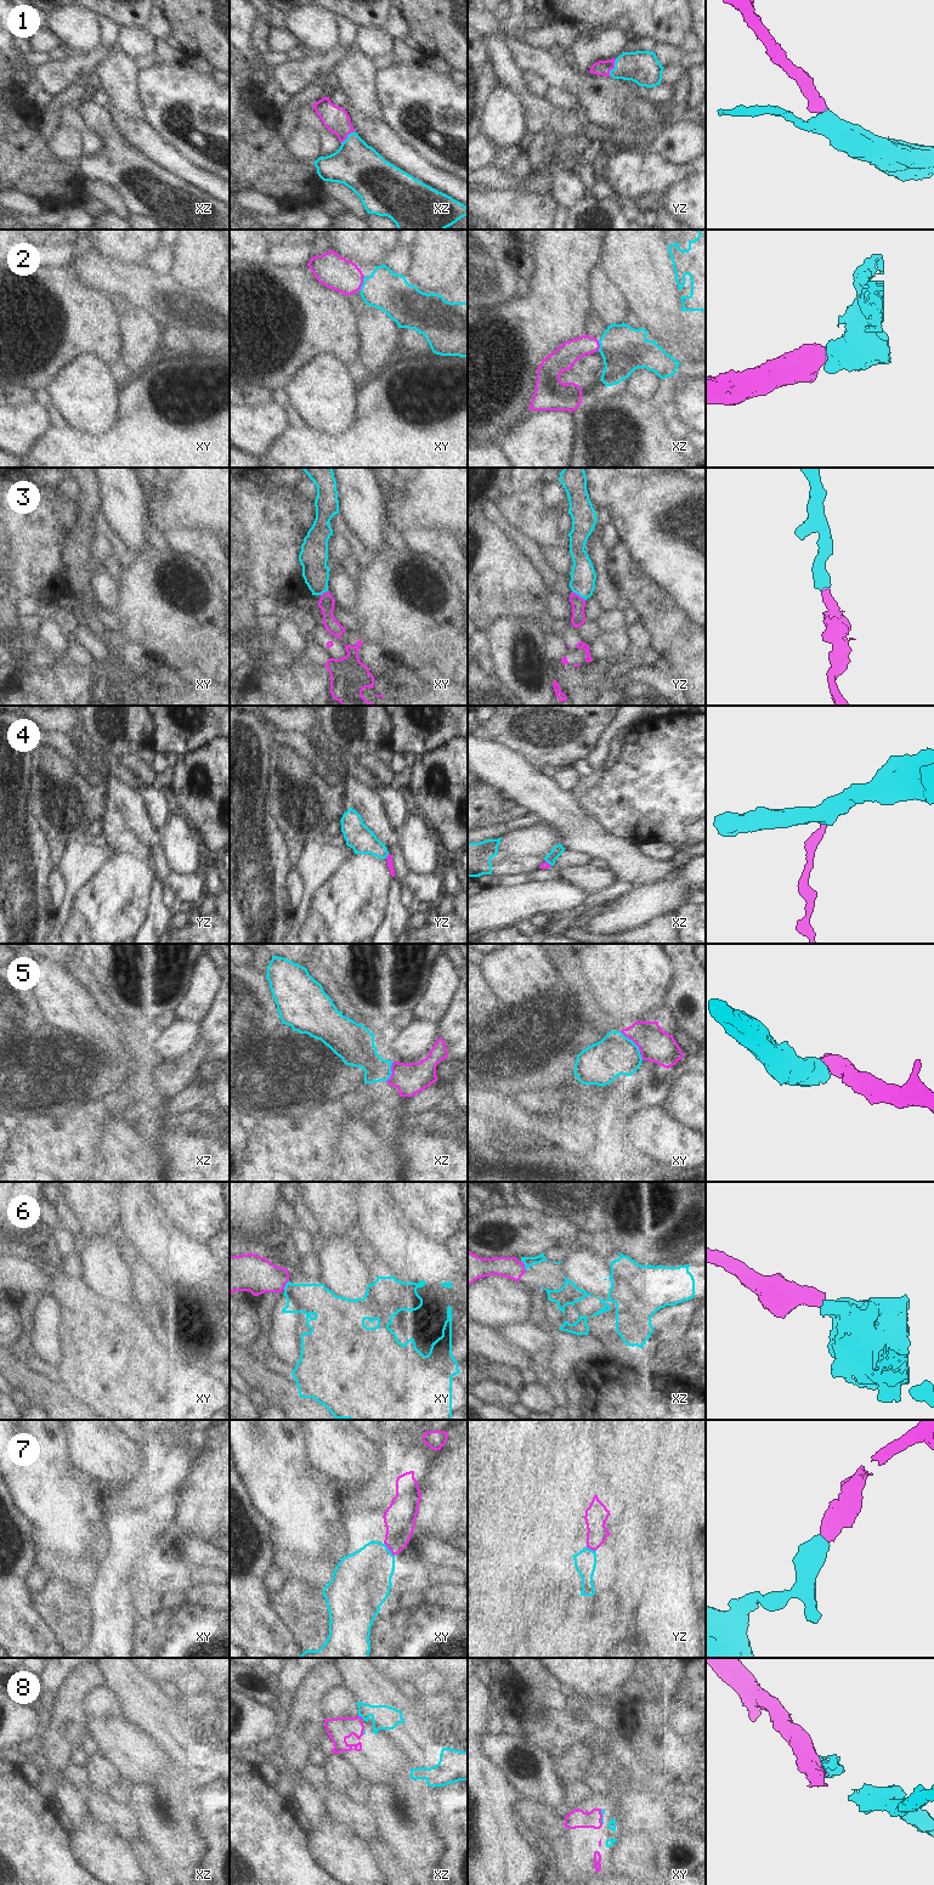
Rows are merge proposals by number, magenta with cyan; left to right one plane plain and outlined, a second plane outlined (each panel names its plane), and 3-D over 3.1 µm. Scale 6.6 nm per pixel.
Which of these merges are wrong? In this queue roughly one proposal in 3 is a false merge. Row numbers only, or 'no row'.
4, 5, 8

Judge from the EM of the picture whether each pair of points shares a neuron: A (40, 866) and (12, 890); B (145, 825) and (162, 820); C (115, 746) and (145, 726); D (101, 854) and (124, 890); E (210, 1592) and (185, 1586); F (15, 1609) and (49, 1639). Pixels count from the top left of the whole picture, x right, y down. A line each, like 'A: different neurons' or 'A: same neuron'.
A: same neuron
B: different neurons
C: same neuron
D: different neurons
E: same neuron
F: same neuron

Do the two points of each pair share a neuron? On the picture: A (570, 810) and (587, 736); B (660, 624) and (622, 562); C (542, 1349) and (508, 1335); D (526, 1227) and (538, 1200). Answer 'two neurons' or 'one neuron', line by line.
A: two neurons
B: one neuron
C: one neuron
D: two neurons

